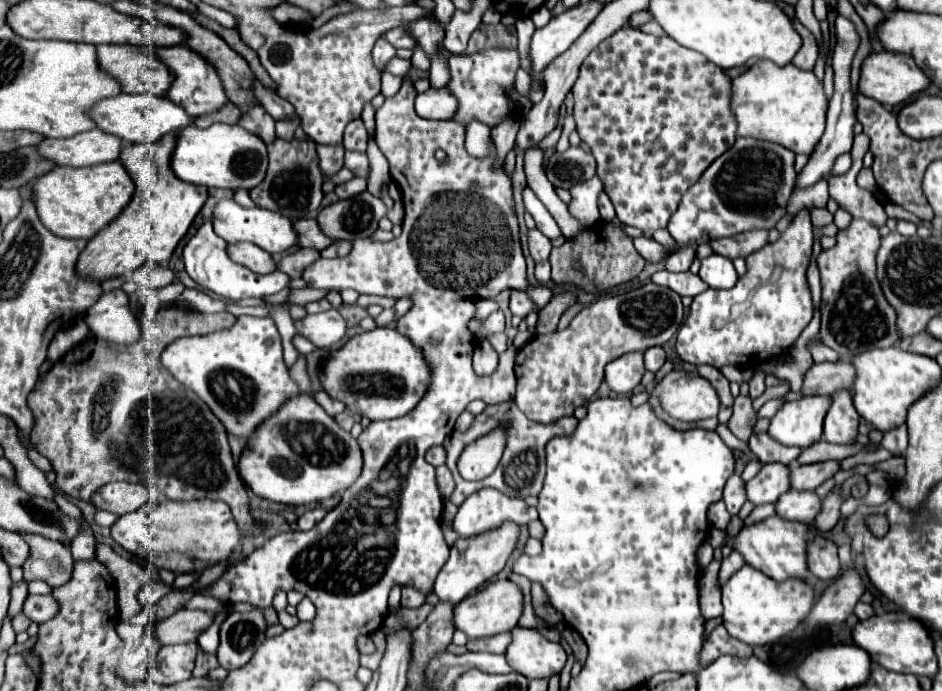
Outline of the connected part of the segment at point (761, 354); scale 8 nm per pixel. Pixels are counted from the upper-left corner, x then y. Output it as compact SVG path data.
M801 209L777 243L747 257L747 273L733 289L707 289L691 303L691 313L677 333L677 353L693 365L741 365L741 357L761 363L785 353L813 317L805 279L813 247L811 215Z

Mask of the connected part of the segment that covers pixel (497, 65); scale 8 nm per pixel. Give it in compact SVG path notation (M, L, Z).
M491 49L485 53L477 53L473 57L457 55L449 59L449 69L451 83L447 87L459 99L459 111L453 119L461 121L463 125L469 125L471 119L479 119L493 127L511 115L505 89L513 87L515 73L519 69L519 55L515 49Z

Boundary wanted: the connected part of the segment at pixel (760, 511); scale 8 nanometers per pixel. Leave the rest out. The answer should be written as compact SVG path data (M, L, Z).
M759 505L759 507L755 507L749 515L747 515L747 519L745 519L745 525L753 525L753 523L759 523L761 519L767 519L769 515L775 515L775 505Z

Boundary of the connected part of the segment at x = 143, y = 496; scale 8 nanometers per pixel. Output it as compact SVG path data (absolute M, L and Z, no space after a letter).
M117 481L117 483L107 483L99 487L93 493L91 503L95 505L95 509L103 509L115 515L125 515L125 513L137 511L149 499L151 499L151 491L147 485Z

